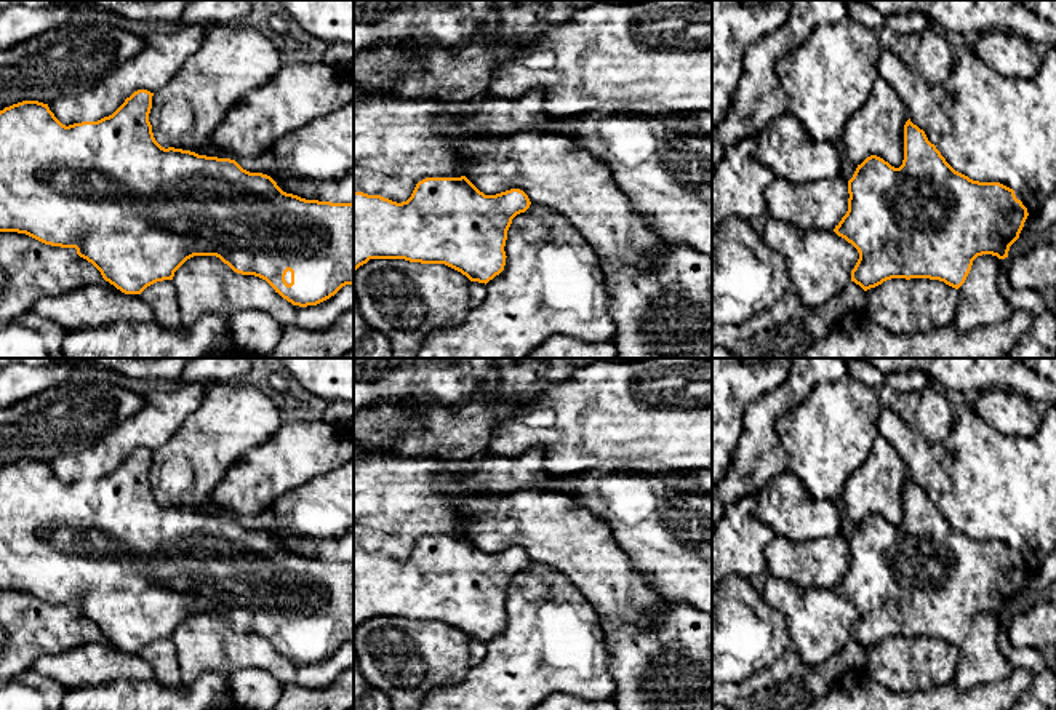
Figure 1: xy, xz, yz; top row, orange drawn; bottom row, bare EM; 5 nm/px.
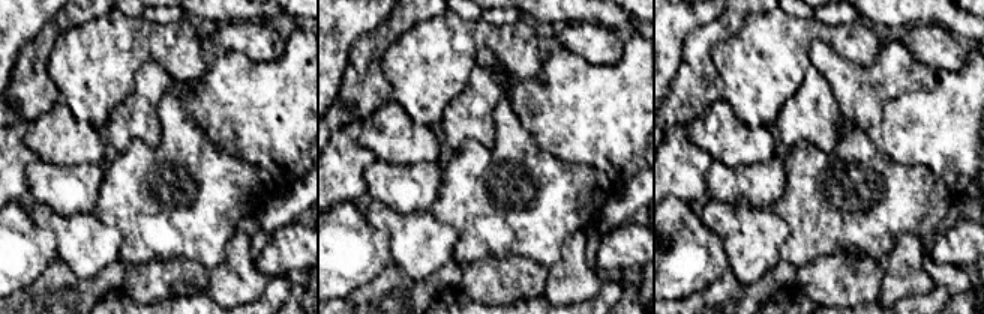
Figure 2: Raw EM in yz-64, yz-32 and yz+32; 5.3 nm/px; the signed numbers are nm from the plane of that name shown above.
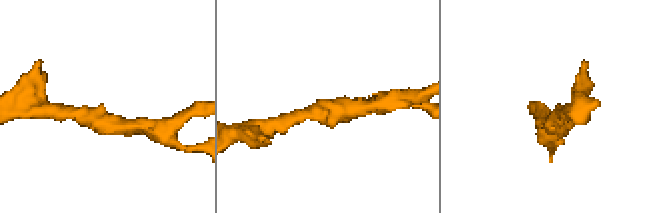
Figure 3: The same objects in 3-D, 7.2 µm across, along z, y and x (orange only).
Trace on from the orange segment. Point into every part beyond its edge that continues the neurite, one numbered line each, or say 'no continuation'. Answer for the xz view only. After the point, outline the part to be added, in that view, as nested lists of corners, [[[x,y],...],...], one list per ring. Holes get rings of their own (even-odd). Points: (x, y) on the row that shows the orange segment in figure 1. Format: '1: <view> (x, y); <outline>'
no continuation

